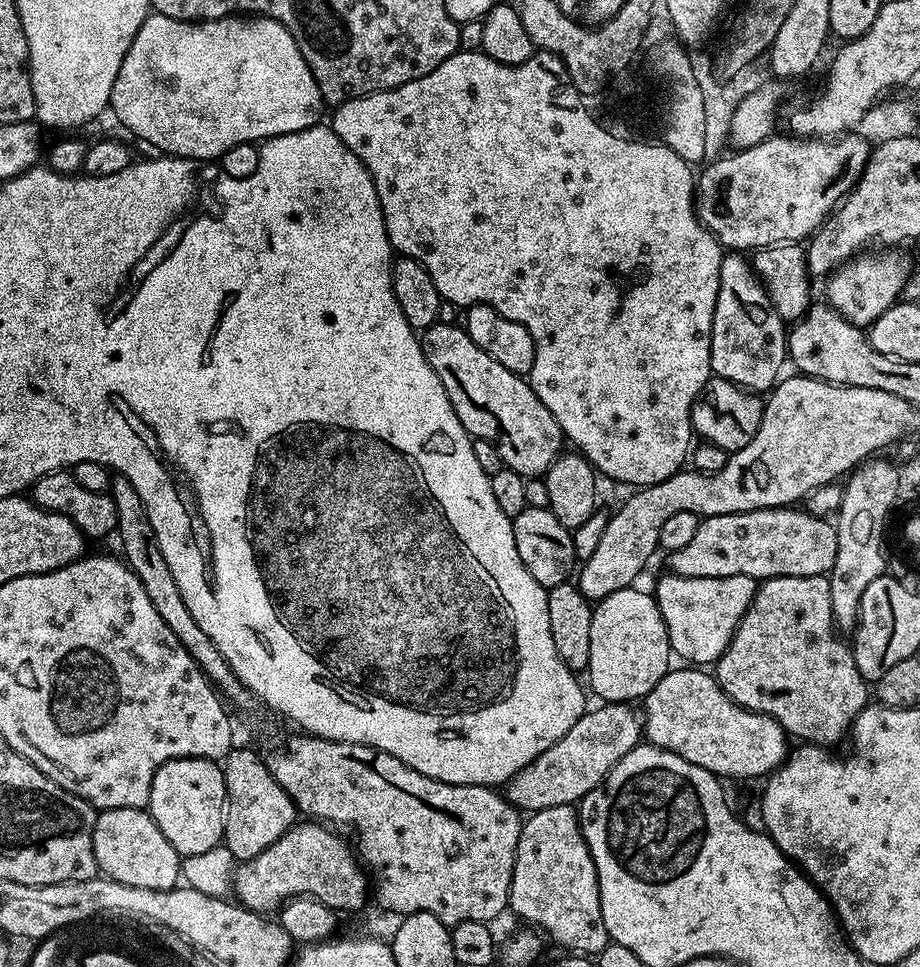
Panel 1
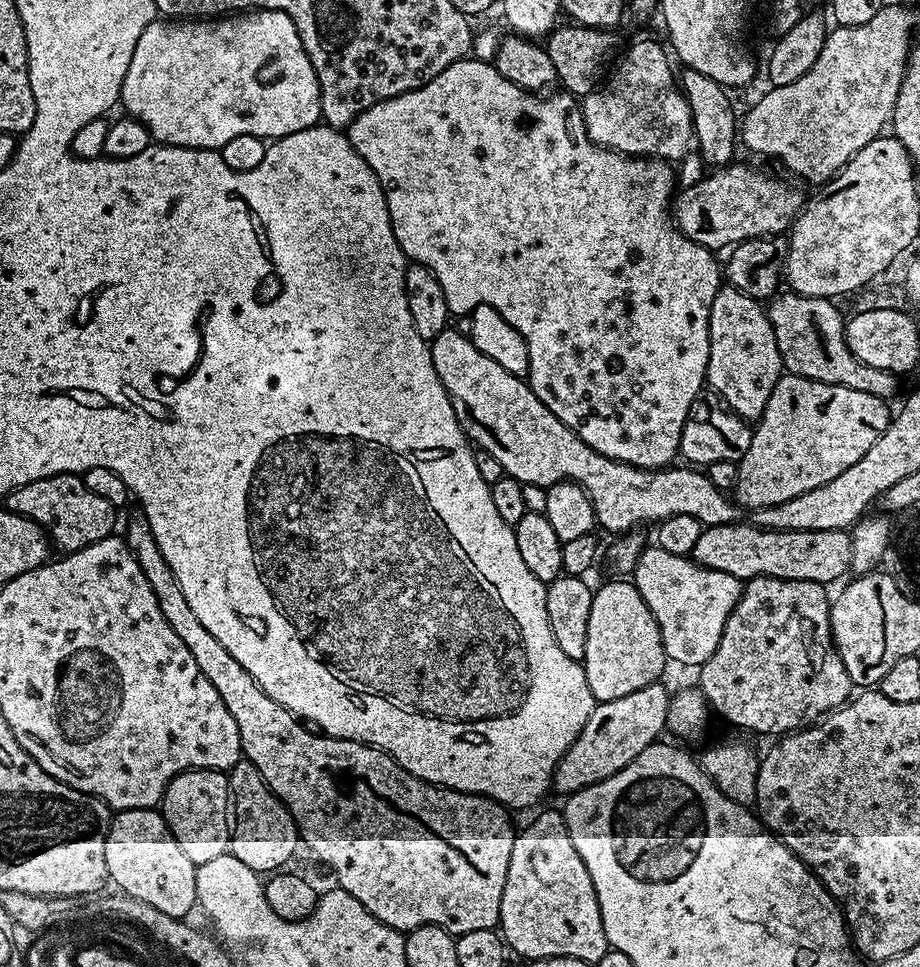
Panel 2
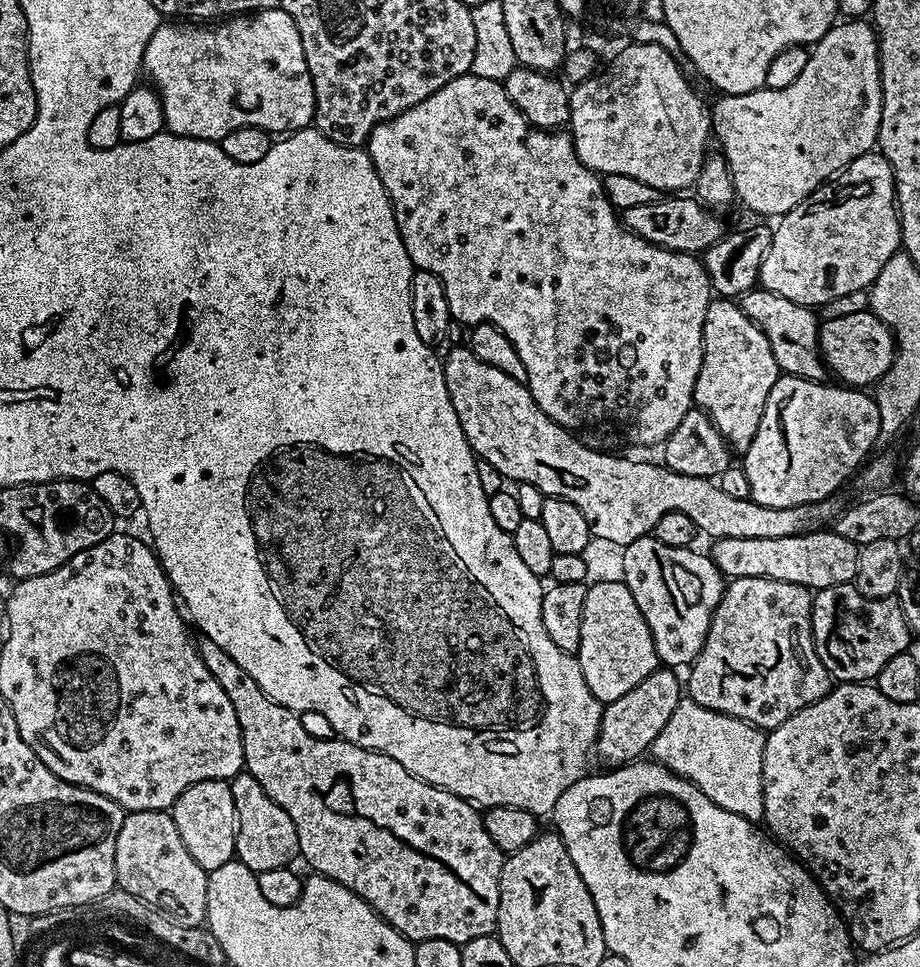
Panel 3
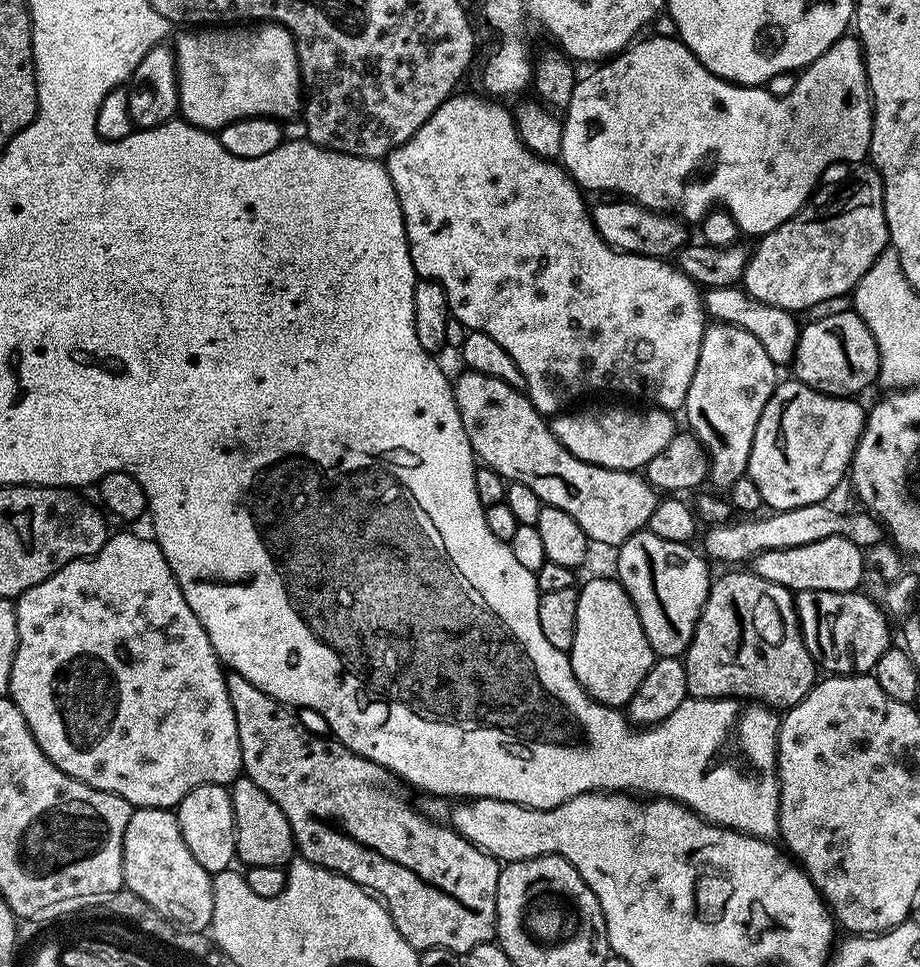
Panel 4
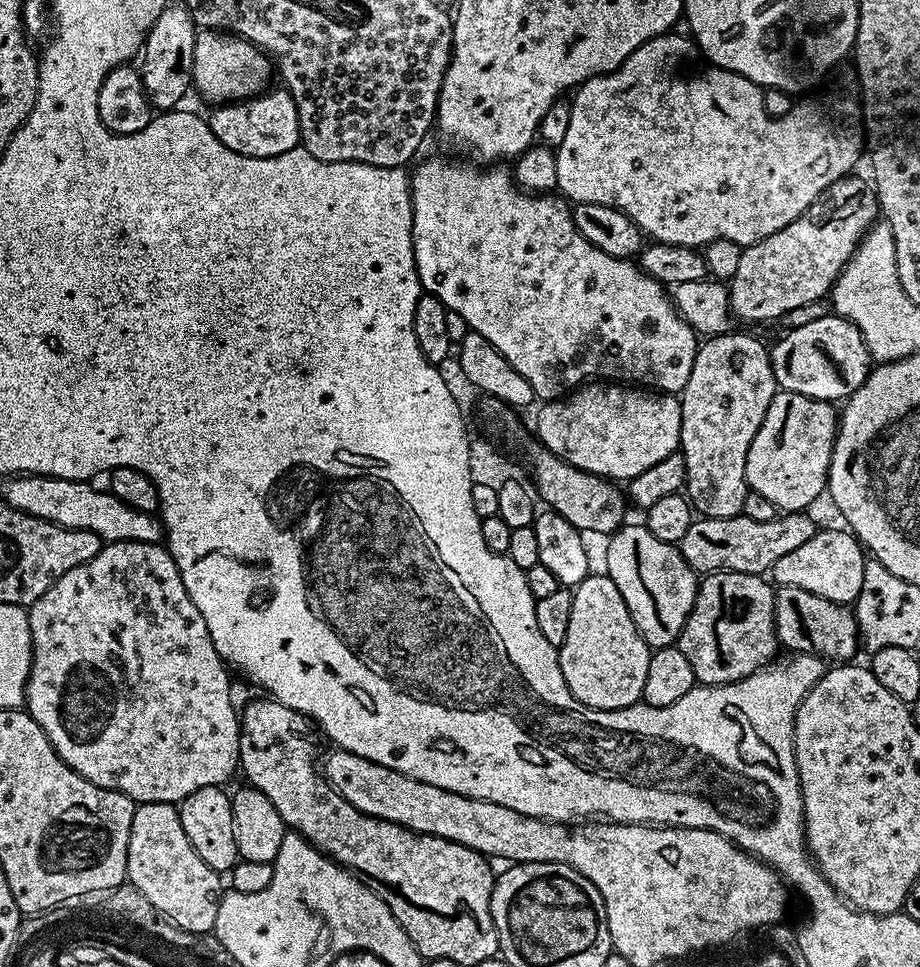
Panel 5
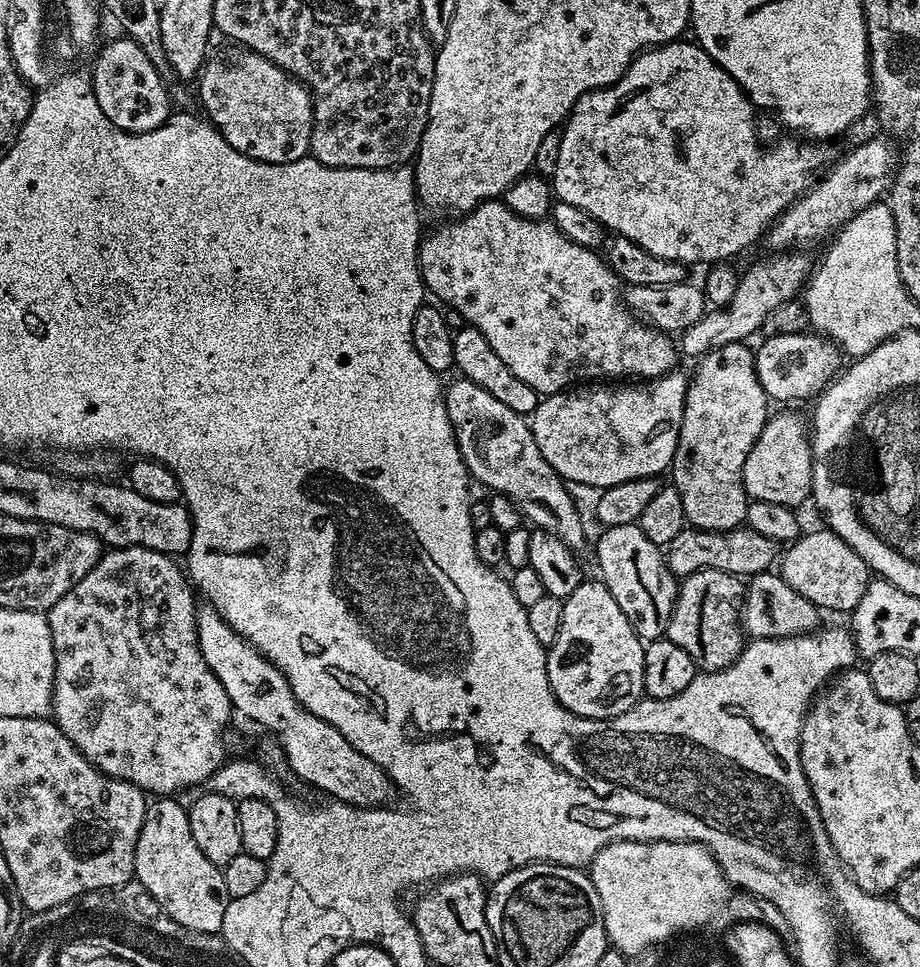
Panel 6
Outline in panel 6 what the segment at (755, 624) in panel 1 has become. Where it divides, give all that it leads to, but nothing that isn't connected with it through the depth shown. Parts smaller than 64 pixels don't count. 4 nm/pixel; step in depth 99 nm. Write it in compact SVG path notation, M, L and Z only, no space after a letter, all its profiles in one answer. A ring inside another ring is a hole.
M699 568L679 581L666 639L674 642L674 646L682 646L682 650L694 658L700 672L721 672L743 652L746 643L742 635L744 589L741 577L731 576L717 568Z

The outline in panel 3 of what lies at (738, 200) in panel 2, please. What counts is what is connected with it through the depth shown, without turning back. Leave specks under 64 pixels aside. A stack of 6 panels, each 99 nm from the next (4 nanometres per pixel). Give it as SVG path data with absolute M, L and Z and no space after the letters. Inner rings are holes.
M676 194L671 198L656 198L645 204L632 204L622 212L622 223L629 232L651 244L669 248L675 252L702 254L714 242L725 235L726 227L717 213L705 208L699 200L688 194Z

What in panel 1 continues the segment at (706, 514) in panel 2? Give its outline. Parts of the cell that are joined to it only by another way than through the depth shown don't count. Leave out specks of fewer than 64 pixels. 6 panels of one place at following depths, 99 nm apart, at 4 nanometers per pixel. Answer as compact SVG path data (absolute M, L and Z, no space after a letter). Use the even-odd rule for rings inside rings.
M437 322L423 329L420 336L422 354L426 354L426 362L438 374L446 394L450 398L450 406L454 406L454 414L458 414L458 422L468 431L469 436L485 440L496 445L498 454L507 467L520 473L525 478L540 478L548 471L549 466L561 455L566 444L564 431L558 426L554 414L542 406L538 394L525 377L516 376L502 362L494 362L486 350L482 350L469 338L463 327Z

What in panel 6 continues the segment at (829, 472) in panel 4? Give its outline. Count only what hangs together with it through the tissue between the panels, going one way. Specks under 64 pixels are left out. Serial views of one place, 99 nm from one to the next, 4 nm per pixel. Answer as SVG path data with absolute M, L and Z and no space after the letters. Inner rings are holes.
M792 412L769 415L758 442L750 450L744 467L744 488L753 500L778 502L795 509L812 494L812 441L810 428Z

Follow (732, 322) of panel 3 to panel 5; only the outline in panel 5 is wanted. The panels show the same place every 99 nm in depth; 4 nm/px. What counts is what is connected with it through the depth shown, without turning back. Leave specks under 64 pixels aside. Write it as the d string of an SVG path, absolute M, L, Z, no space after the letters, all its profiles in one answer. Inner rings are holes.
M733 330L725 336L707 337L697 347L694 366L684 391L679 393L682 430L680 431L679 451L686 462L686 478L683 491L689 504L704 518L734 518L744 510L744 499L749 492L746 474L746 454L766 410L777 394L776 379L772 369L769 349L760 340L747 336L744 332Z

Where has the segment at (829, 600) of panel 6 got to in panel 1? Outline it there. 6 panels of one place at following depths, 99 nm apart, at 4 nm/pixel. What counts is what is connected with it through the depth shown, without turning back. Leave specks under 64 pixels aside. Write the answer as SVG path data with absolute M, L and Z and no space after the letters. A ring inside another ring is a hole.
M789 506L787 508L763 508L762 510L754 510L753 512L739 512L738 514L722 514L721 516L703 517L698 526L698 530L694 533L693 540L686 546L682 546L682 550L674 550L667 553L669 573L685 576L686 578L726 578L727 576L749 576L757 582L763 582L770 578L778 578L779 576L828 576L834 566L834 558L838 558L838 534L836 533L836 525L831 519L823 516L815 516L812 512L801 510L799 507Z

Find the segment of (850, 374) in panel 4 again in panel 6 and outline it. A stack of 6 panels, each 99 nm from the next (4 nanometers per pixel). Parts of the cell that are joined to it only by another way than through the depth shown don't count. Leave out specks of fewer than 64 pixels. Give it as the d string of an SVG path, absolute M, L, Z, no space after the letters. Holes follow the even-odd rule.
M815 331L808 332L780 332L777 336L768 336L761 342L760 348L755 349L756 373L758 382L762 382L762 390L768 395L769 401L776 400L808 400L820 395L841 371L840 356L842 349L835 340L821 336Z

